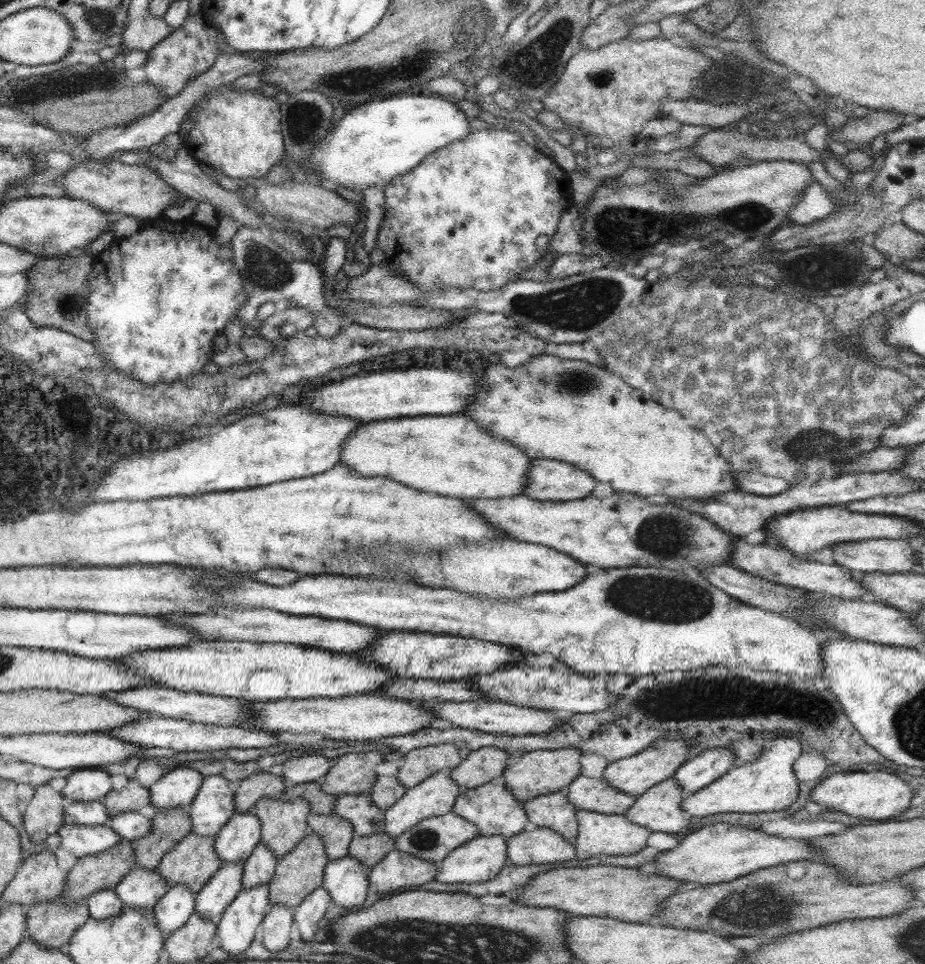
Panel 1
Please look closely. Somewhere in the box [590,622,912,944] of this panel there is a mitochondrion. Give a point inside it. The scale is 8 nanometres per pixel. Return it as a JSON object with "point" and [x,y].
{"point":[760,905]}

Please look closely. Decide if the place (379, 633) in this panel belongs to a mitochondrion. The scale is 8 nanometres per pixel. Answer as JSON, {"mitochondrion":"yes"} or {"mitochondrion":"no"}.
{"mitochondrion":"no"}

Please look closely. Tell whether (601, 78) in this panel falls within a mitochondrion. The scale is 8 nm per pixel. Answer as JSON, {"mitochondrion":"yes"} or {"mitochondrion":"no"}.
{"mitochondrion":"yes"}

